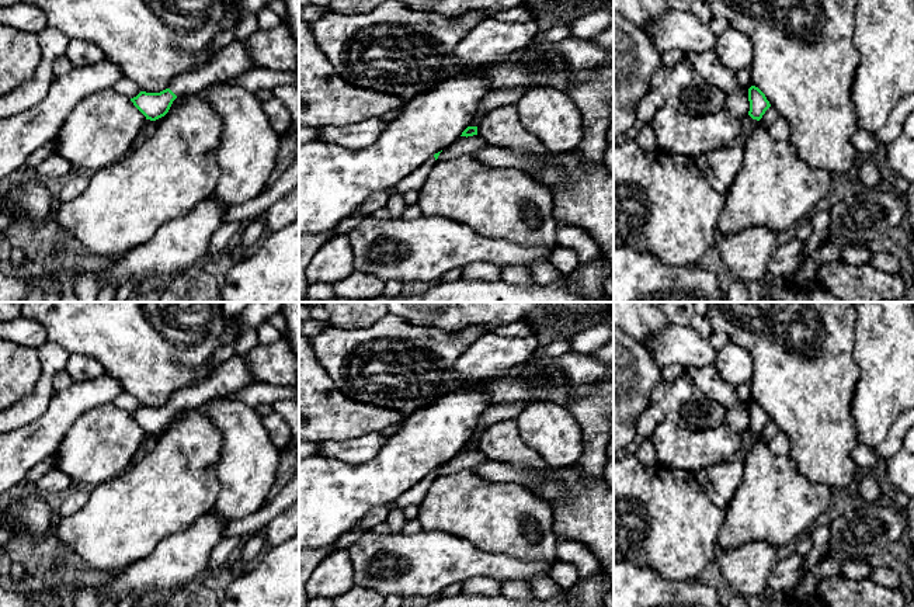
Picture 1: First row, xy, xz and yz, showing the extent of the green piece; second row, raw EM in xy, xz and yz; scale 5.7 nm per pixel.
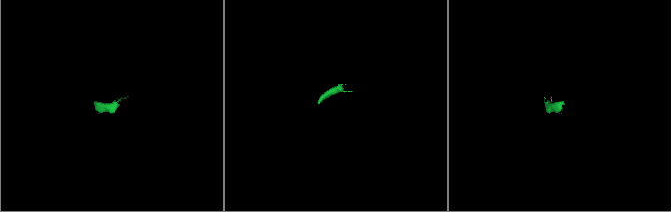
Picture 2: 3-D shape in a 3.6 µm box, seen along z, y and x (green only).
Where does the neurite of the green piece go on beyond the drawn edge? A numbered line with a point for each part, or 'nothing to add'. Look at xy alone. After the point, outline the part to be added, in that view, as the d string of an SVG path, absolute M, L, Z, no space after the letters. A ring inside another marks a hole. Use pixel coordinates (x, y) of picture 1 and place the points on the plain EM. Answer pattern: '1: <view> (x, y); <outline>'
1: xy (233, 374); M234 355L219 365L212 377L177 391L168 400L175 409L195 409L216 396L227 396L237 389L256 384L243 355Z

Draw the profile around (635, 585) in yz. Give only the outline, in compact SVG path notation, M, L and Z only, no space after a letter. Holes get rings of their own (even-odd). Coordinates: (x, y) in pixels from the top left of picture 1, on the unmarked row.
M639 559L614 562L614 607L720 607L720 600L716 589L699 579L665 580Z

